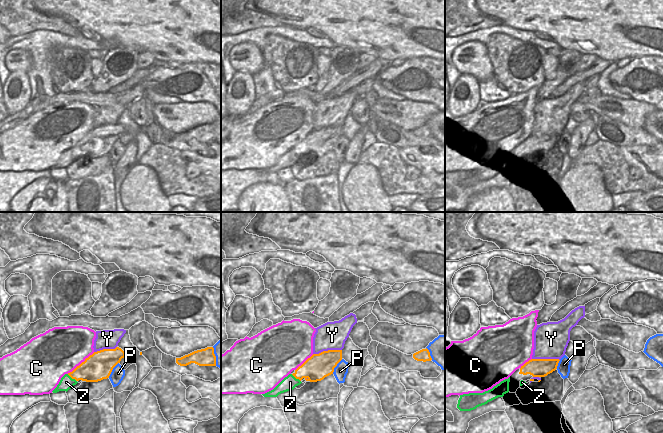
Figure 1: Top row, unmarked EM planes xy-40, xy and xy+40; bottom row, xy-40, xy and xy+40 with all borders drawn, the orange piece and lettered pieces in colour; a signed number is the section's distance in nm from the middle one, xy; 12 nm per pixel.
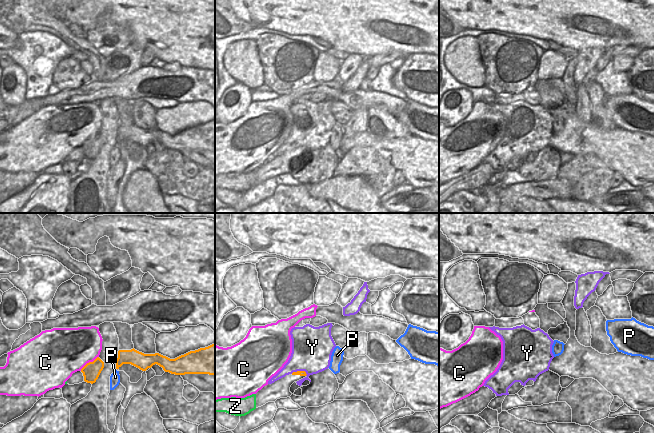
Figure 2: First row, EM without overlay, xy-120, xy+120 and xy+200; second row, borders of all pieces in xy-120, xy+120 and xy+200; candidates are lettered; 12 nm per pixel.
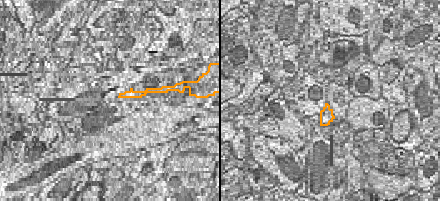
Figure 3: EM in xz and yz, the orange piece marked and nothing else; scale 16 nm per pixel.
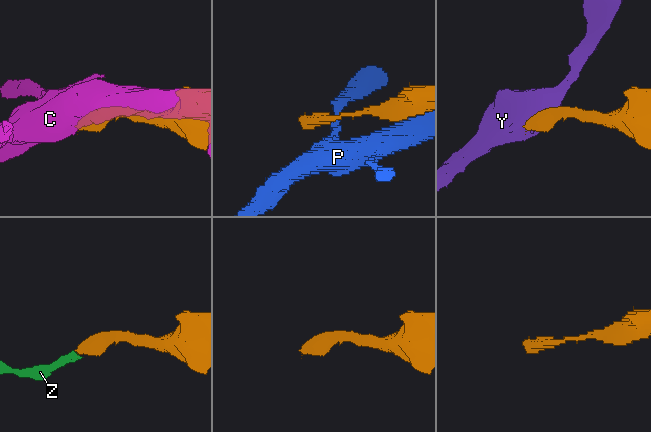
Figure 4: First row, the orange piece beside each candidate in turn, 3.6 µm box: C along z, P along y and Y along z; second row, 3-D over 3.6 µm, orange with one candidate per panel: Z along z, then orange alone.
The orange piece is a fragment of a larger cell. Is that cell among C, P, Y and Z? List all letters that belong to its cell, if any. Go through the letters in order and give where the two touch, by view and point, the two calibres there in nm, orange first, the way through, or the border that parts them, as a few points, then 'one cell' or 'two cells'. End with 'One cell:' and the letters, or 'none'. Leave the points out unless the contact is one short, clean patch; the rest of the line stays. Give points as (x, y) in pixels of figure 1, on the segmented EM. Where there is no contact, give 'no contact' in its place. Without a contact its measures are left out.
C: meets orange in xy-40 at (81, 363); 340 nm thick on the orange side, 500 nm on the other; two cells
P: meets orange in xy-40 at (112, 369); 340 nm thick on the orange side, 160 nm on the other; two cells
Y: meets orange in xy at (328, 350); 300 nm thick on the orange side, 340 nm on the other; two cells
Z: meets orange in xy-40 at (72, 378); 280 nm thick on the orange side, 160 nm on the other; two cells
One cell: none

